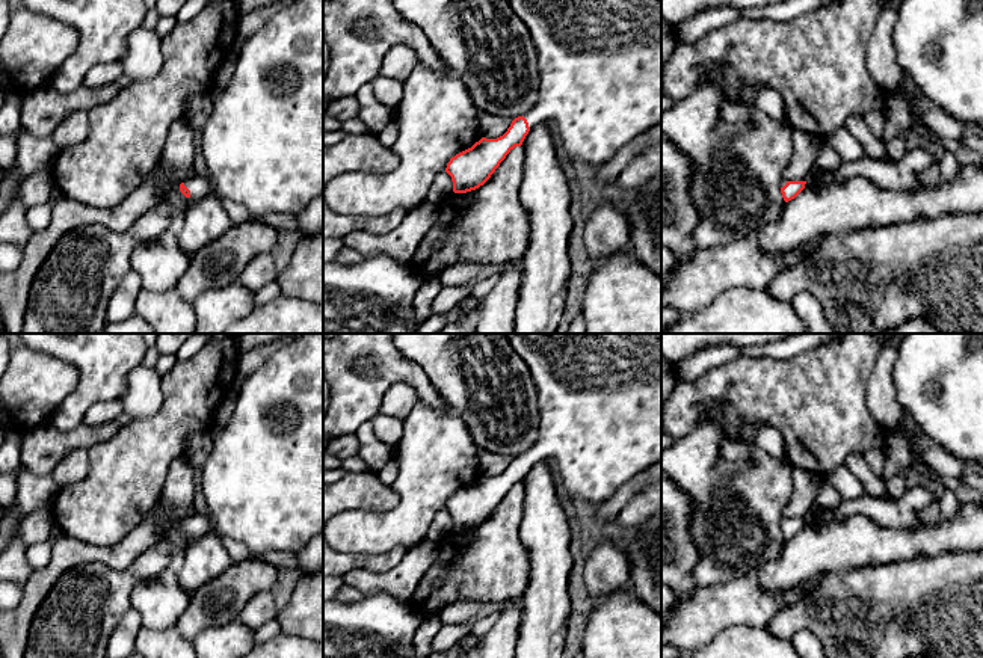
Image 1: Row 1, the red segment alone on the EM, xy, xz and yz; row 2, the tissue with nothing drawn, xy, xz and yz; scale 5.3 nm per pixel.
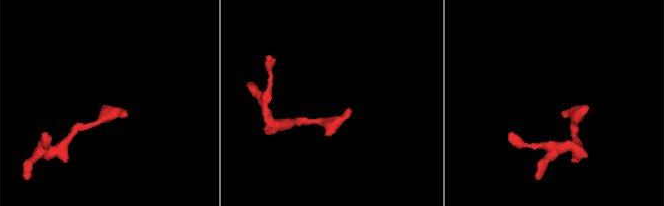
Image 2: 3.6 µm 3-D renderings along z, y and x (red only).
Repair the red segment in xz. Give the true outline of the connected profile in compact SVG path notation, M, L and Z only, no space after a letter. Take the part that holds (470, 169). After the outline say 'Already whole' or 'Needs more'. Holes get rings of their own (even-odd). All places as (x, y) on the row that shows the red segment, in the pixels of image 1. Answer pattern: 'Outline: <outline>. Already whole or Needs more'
Outline: M507 0L528 27L539 54L539 101L524 116L512 121L497 139L482 137L447 163L453 192L467 193L483 186L506 155L521 146L538 124L554 121L559 142L572 163L602 166L633 139L661 124L661 0Z. Needs more

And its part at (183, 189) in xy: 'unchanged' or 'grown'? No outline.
grown

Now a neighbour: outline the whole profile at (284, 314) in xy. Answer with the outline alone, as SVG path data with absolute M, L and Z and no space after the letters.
M279 296L255 306L225 334L323 334L323 303Z

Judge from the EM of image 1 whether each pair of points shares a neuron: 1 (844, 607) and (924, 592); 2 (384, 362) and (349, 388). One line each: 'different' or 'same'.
1: same
2: same

